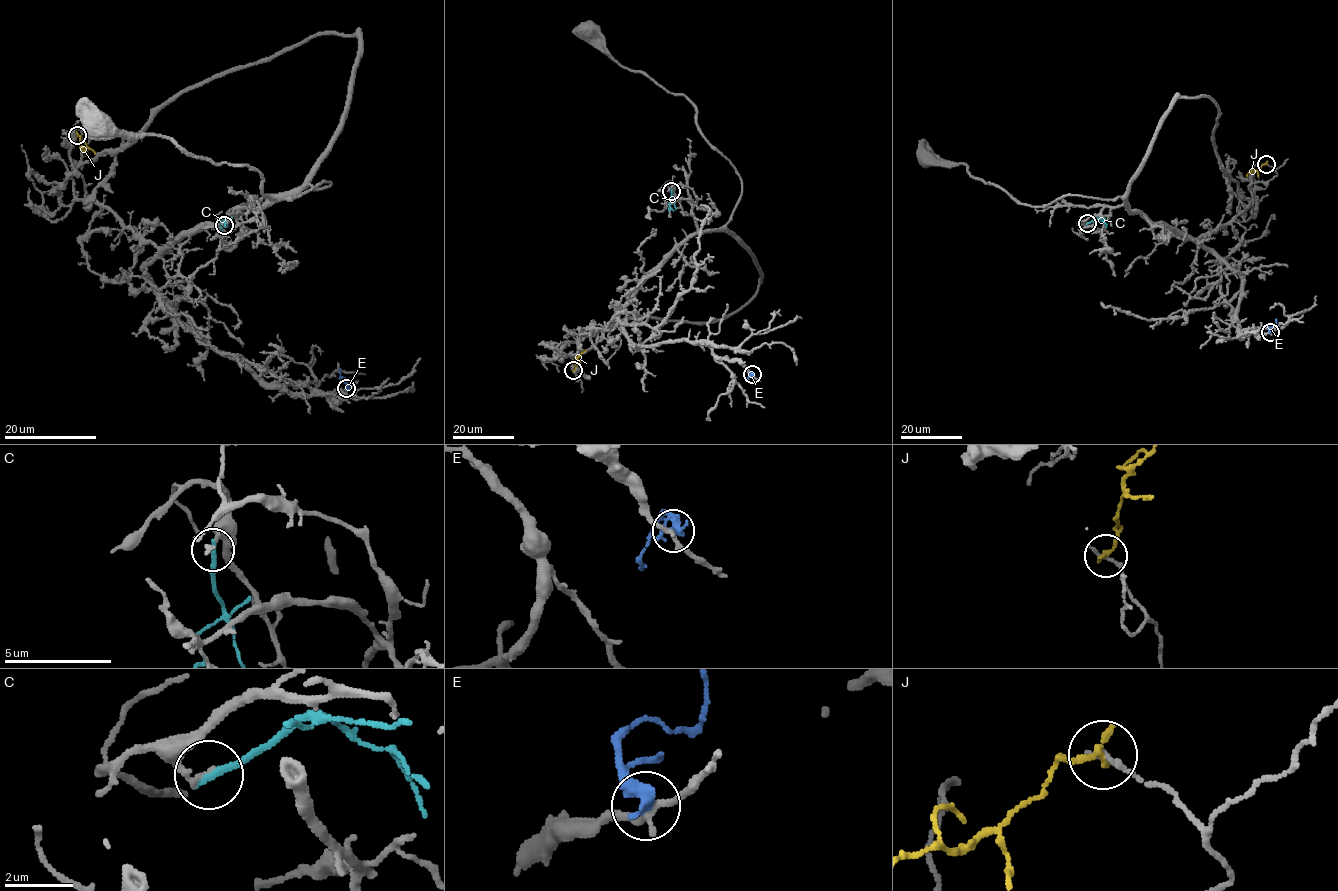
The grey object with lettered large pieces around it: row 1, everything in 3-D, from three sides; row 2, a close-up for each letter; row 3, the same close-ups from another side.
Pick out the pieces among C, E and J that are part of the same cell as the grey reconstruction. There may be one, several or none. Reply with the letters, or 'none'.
none

